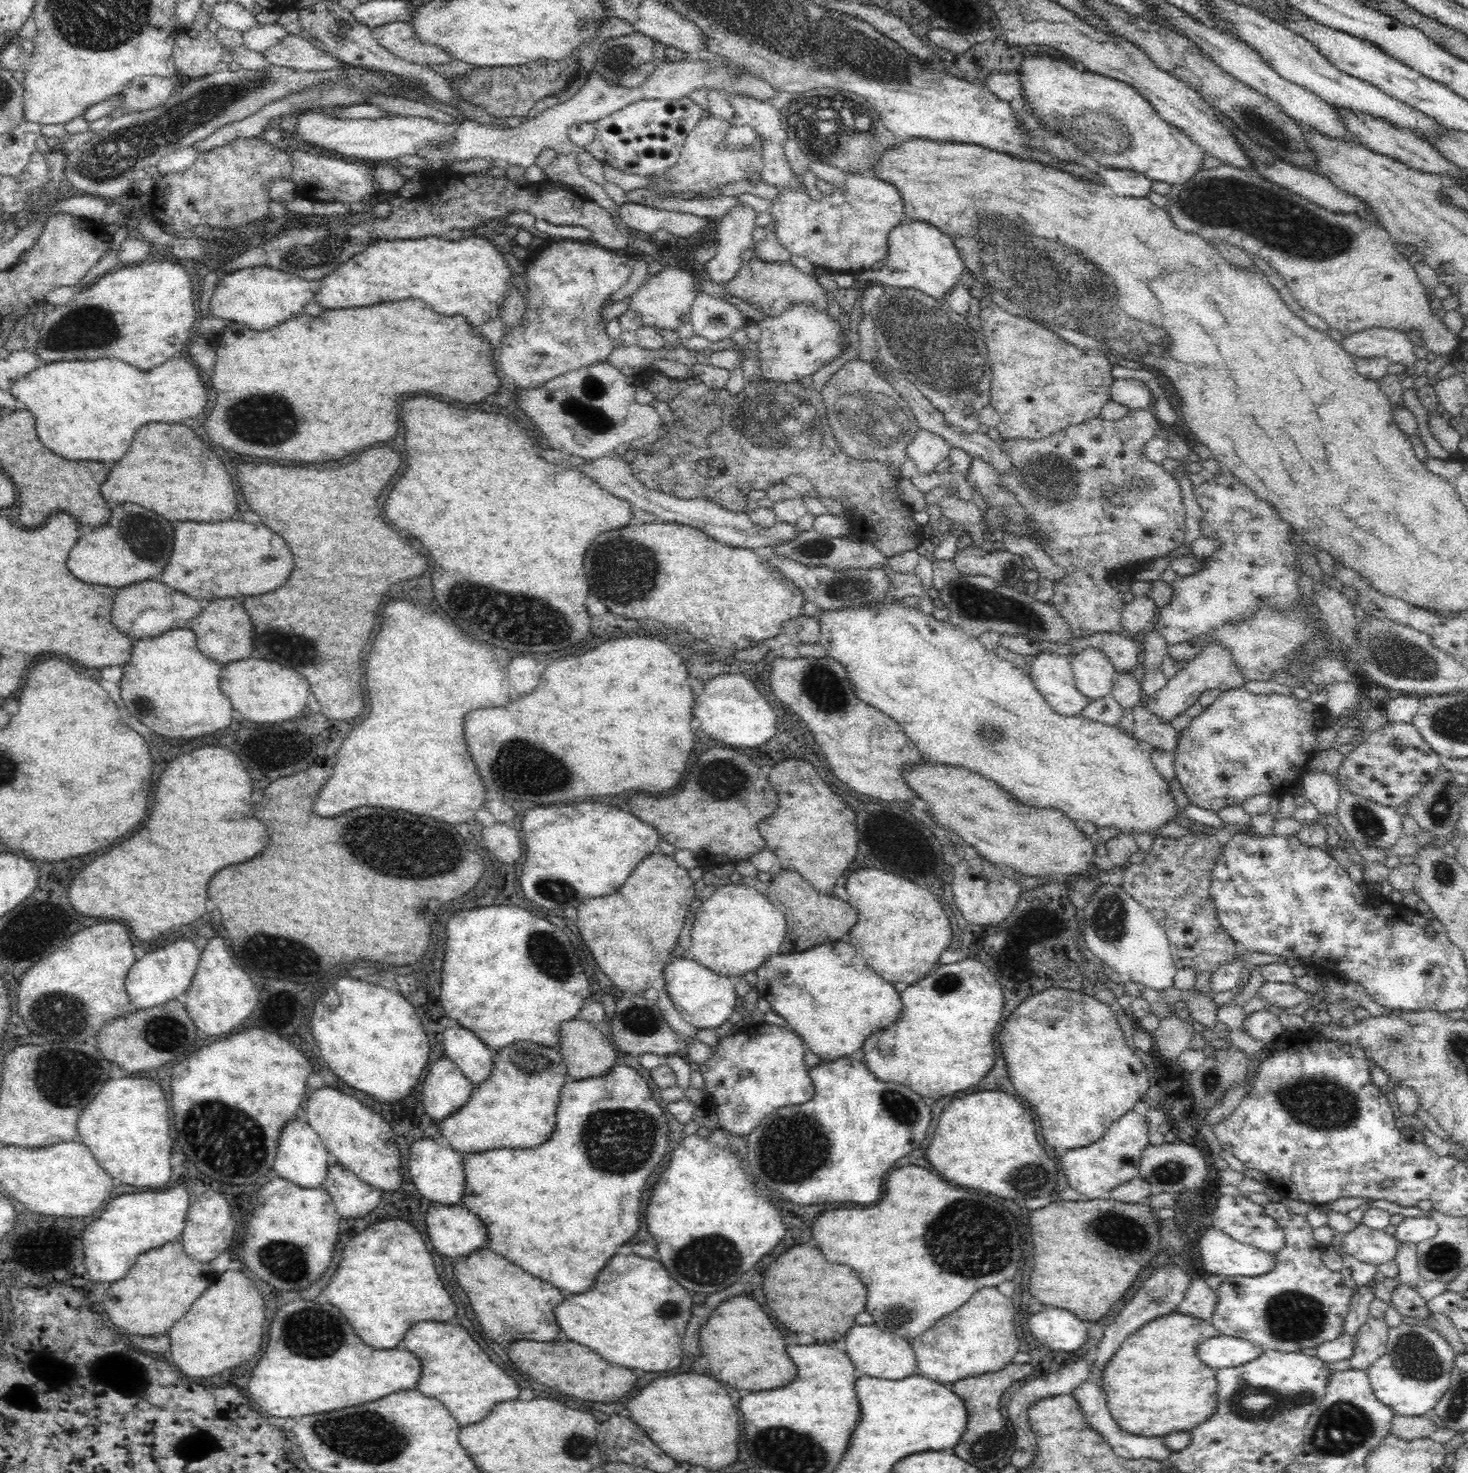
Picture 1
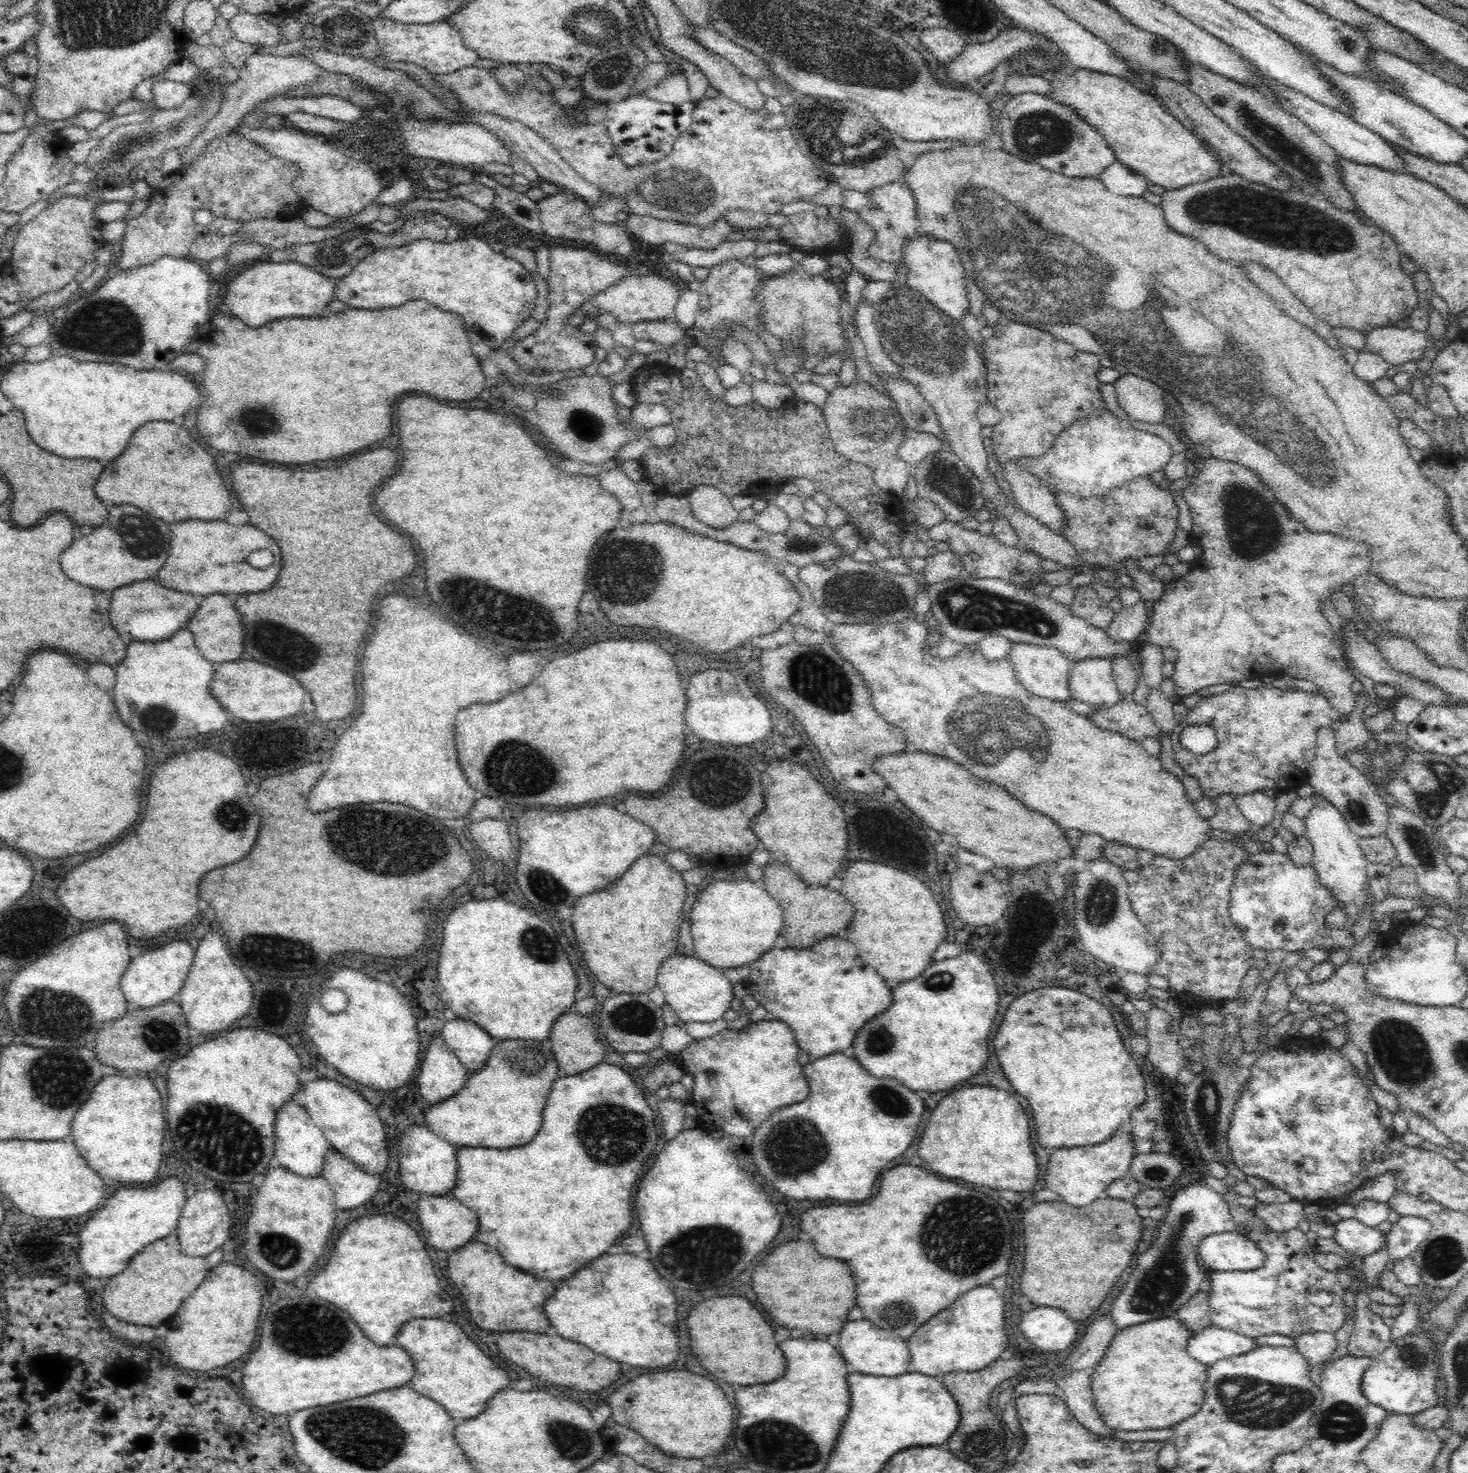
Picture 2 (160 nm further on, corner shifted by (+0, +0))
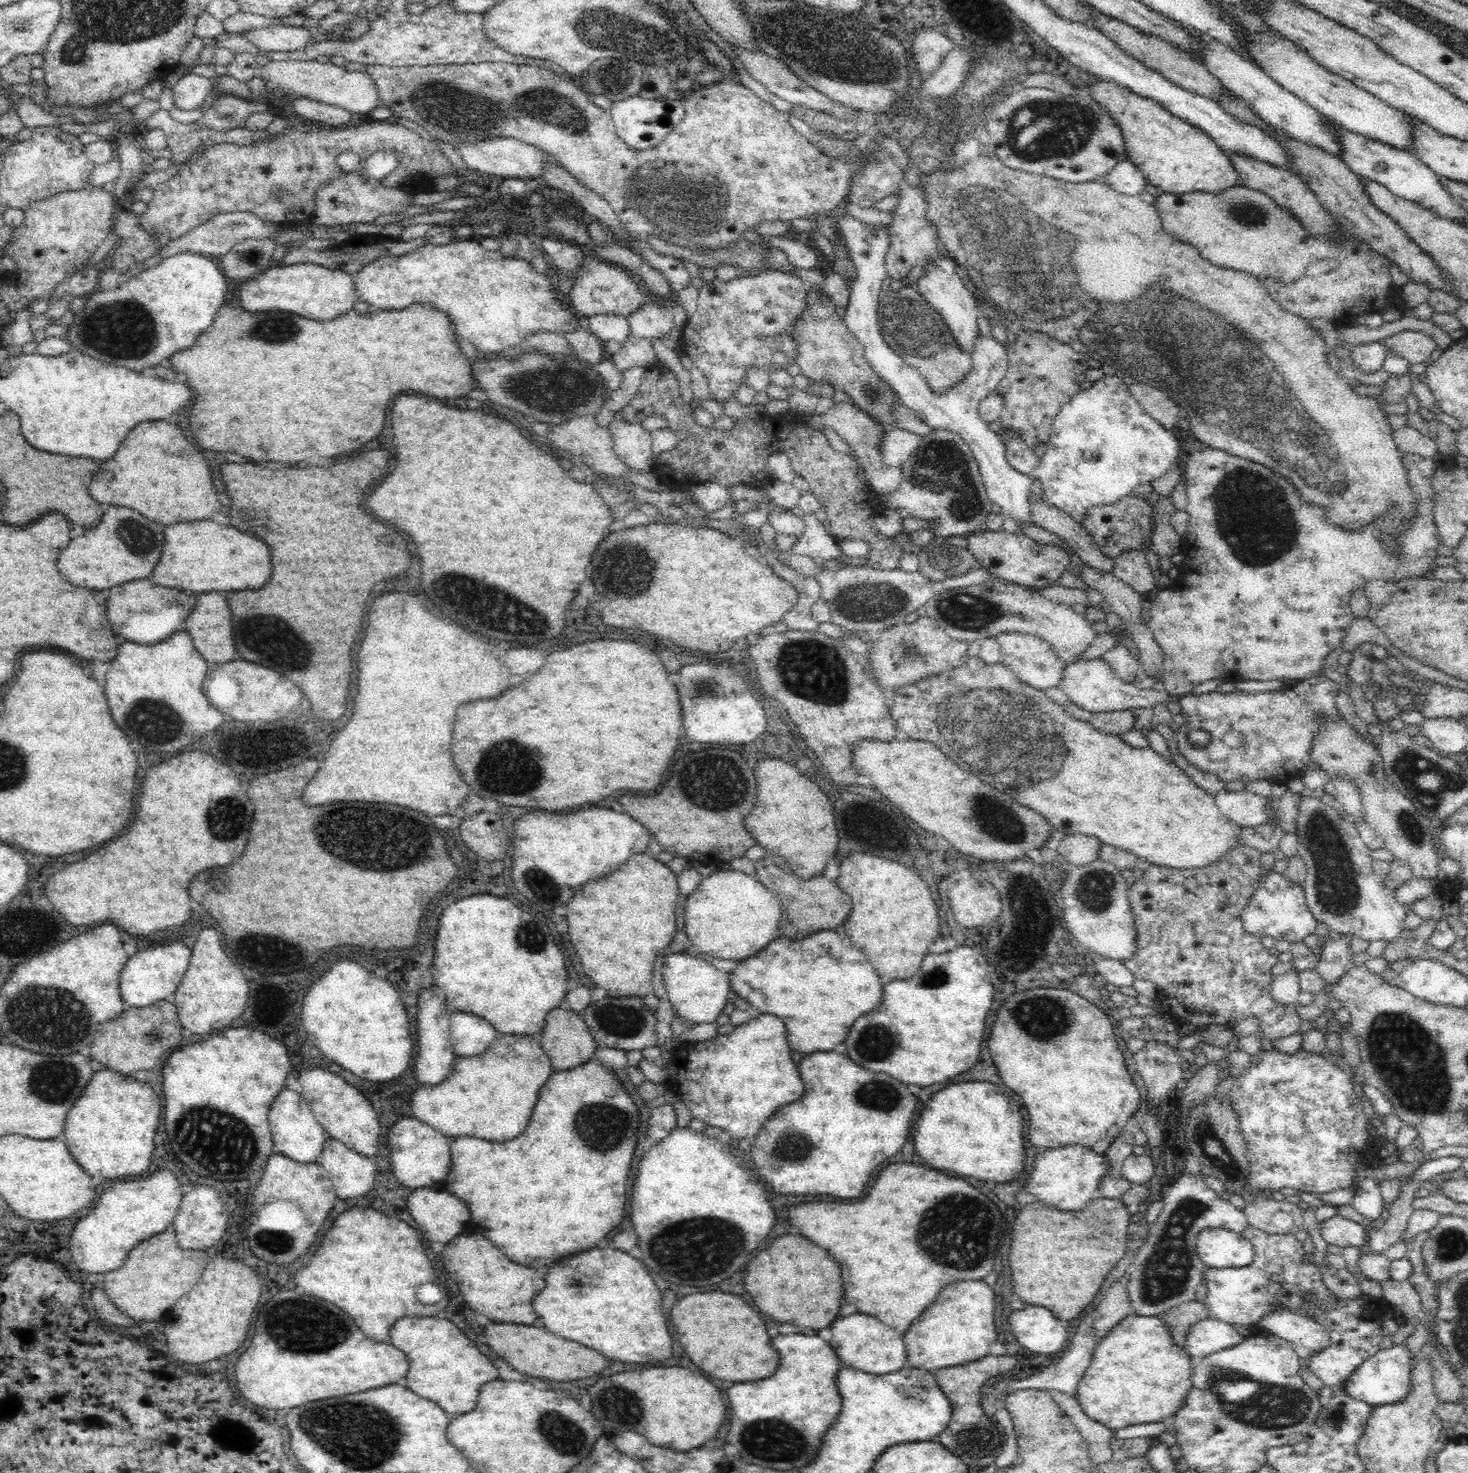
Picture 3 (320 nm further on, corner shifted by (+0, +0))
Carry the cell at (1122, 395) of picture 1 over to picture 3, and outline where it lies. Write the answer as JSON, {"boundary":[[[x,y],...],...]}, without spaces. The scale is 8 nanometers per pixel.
{"boundary":[[[1136,382],[1136,384],[1129,386],[1128,390],[1140,403],[1140,406],[1144,408],[1144,411],[1148,412],[1152,419],[1164,425],[1164,428],[1168,431],[1173,431],[1177,427],[1180,418],[1184,418],[1184,414],[1176,401],[1173,401],[1157,388]]]}

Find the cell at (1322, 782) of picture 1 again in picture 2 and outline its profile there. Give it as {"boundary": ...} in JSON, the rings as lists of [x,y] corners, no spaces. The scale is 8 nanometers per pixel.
{"boundary":[[[1320,802],[1307,810],[1305,825],[1305,840],[1312,843],[1313,857],[1311,865],[1316,871],[1316,879],[1320,887],[1326,887],[1331,892],[1338,909],[1344,909],[1345,917],[1352,925],[1362,919],[1367,908],[1376,903],[1371,890],[1372,884],[1367,877],[1366,866],[1370,863],[1360,849],[1361,837],[1350,831],[1345,818],[1330,802]]]}

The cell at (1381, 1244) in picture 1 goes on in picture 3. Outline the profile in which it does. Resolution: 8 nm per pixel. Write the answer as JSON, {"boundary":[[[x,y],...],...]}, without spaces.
{"boundary":[[[1341,1215],[1318,1222],[1318,1228],[1328,1245],[1340,1247],[1342,1250],[1346,1246],[1360,1247],[1367,1240],[1362,1225]]]}

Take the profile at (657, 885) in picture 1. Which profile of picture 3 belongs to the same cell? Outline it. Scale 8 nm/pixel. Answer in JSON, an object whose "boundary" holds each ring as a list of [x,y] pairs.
{"boundary":[[[640,852],[626,860],[616,872],[604,876],[602,880],[592,880],[584,884],[572,900],[566,904],[568,936],[574,944],[586,976],[606,990],[609,997],[641,997],[652,993],[652,970],[656,956],[672,942],[676,934],[674,916],[676,904],[680,902],[676,876],[660,863],[652,854]]]}

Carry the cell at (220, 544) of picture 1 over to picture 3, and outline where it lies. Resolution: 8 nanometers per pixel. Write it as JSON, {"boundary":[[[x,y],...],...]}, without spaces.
{"boundary":[[[194,520],[172,524],[164,530],[162,558],[156,564],[150,580],[160,586],[190,592],[212,592],[262,588],[270,574],[270,548],[262,540],[256,540],[254,536],[232,526],[220,526],[212,520]]]}

